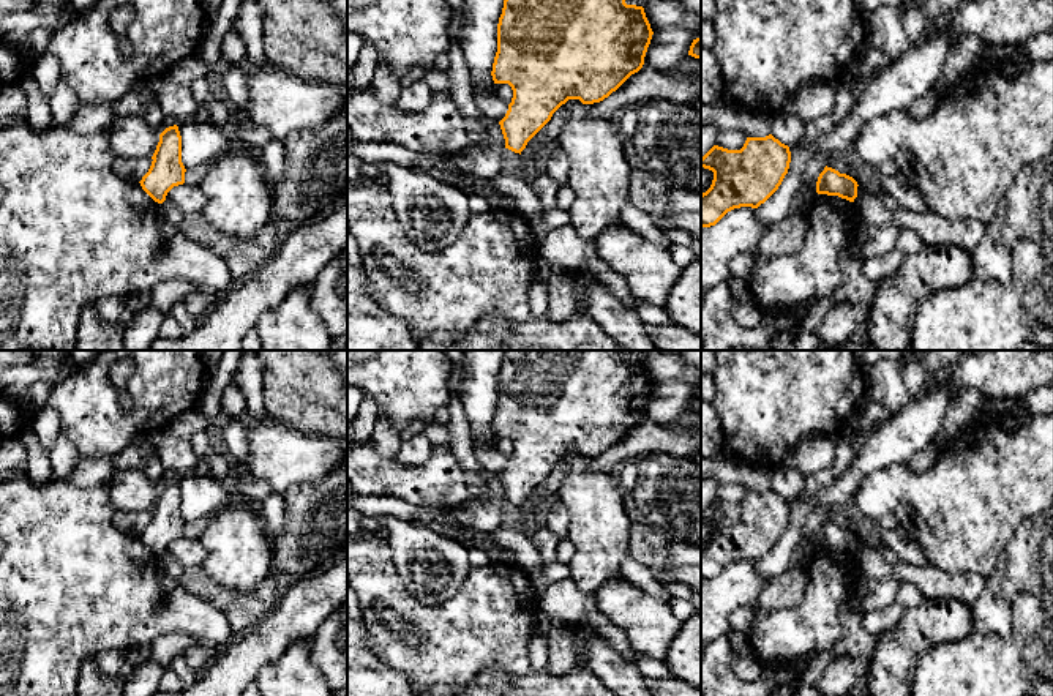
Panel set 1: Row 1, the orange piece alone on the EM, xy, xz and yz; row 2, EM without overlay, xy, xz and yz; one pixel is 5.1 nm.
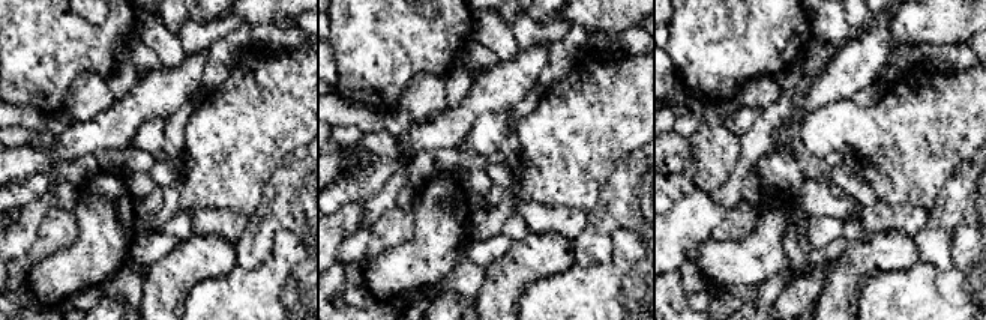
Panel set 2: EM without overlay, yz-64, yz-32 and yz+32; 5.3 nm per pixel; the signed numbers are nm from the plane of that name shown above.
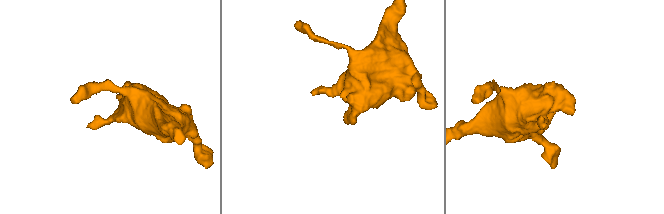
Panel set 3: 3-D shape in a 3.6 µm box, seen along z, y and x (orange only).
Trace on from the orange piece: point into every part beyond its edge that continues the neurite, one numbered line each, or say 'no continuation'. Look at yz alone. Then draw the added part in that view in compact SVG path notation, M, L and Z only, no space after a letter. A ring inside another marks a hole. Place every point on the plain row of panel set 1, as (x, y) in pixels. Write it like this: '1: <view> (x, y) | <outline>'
no continuation

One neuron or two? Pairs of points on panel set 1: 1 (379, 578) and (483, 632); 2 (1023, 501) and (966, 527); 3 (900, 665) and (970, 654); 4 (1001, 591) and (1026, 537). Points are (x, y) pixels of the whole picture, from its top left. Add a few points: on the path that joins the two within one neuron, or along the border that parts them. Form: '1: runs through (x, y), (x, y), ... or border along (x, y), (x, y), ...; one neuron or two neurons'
1: runs through (403, 605), (430, 632), (457, 632); one neuron
2: runs through (1009, 501), (993, 501), (981, 513); one neuron
3: border along (948, 641), (932, 646), (919, 658), (913, 679); two neurons
4: runs through (1011, 578), (1019, 570), (1026, 550); one neuron

